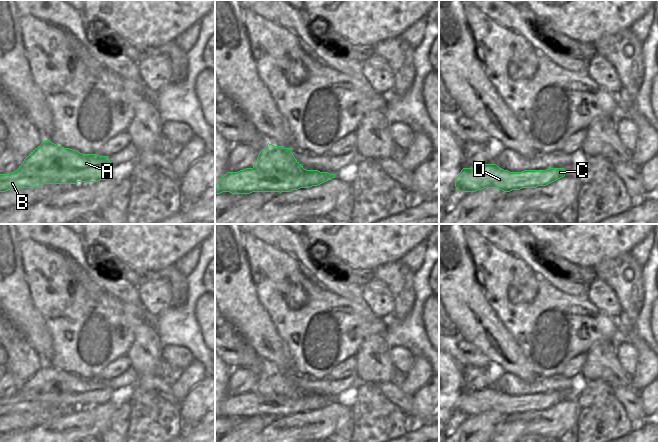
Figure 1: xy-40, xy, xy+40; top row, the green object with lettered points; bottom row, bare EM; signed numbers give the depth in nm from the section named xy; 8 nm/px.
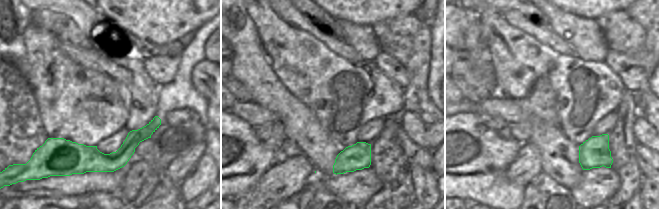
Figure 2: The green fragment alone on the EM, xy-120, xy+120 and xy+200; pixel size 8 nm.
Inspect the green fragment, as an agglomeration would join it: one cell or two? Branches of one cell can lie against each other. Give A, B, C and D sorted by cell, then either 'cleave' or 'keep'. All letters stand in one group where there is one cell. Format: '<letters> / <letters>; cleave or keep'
A / B C D; cleave

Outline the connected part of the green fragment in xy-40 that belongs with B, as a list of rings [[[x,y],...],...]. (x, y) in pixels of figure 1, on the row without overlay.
[[[24,396],[0,398],[0,416],[18,414],[20,412],[36,412],[44,408],[54,407],[50,404],[44,404],[36,400],[28,400]]]

